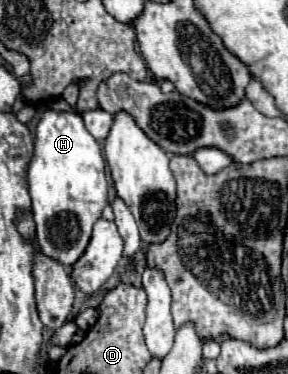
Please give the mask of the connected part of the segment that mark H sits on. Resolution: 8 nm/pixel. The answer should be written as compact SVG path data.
M44 108L38 112L40 122L36 128L34 140L34 156L30 160L30 196L32 196L32 212L36 222L36 236L40 250L54 260L60 260L64 266L72 266L88 246L92 226L102 216L104 206L108 204L108 184L106 184L106 162L102 150L94 136L86 130L84 120L78 112L56 112L52 108Z

